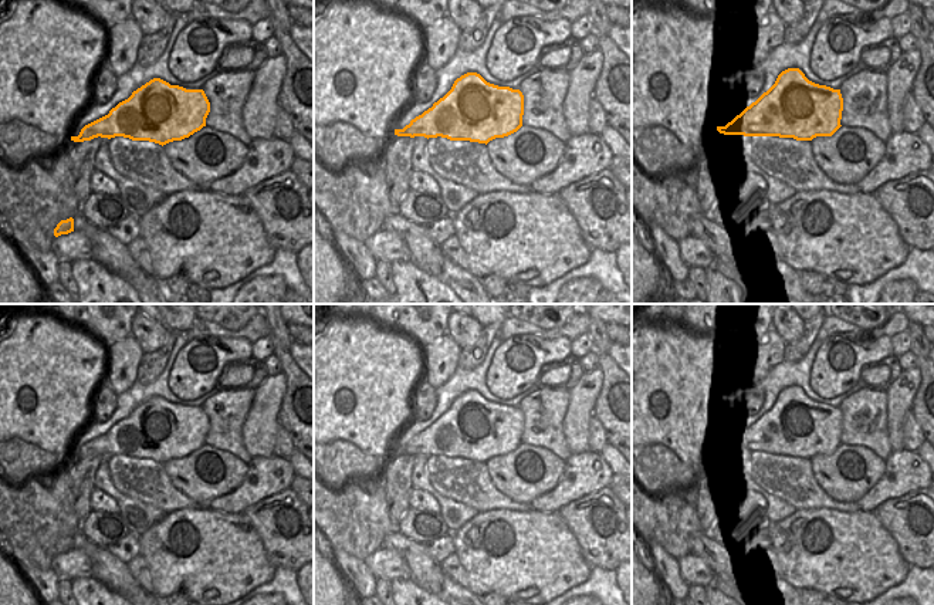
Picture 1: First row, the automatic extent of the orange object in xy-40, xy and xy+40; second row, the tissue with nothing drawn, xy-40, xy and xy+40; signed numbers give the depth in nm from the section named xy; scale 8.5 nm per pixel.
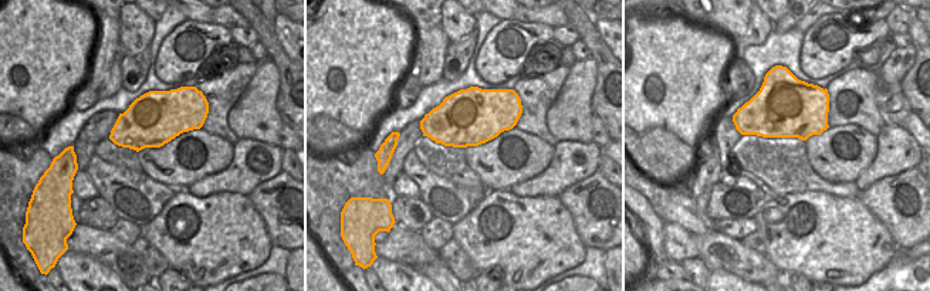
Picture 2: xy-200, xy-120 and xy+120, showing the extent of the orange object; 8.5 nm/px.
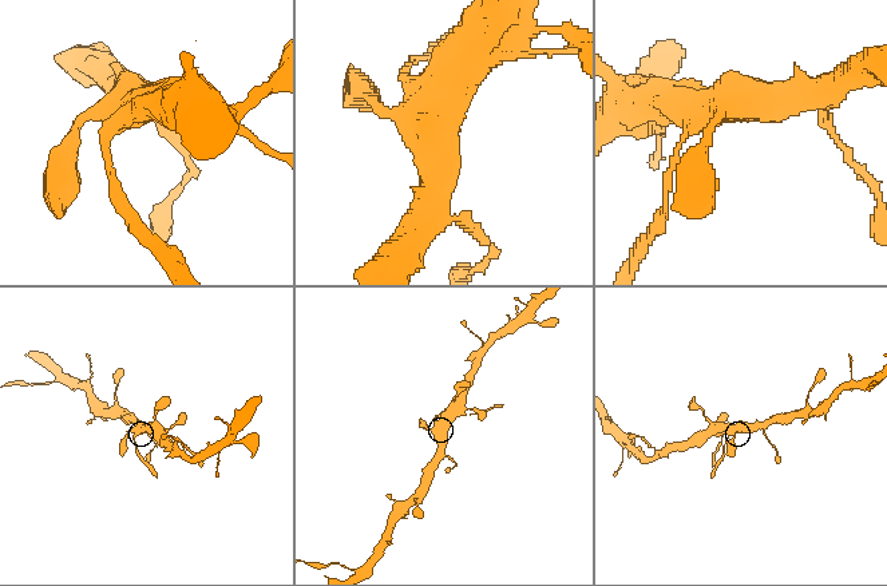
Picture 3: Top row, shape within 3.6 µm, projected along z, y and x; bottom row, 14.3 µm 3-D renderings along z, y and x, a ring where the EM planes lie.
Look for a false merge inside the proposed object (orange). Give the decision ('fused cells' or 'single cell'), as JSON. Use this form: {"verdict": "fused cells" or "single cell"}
{"verdict": "single cell"}

